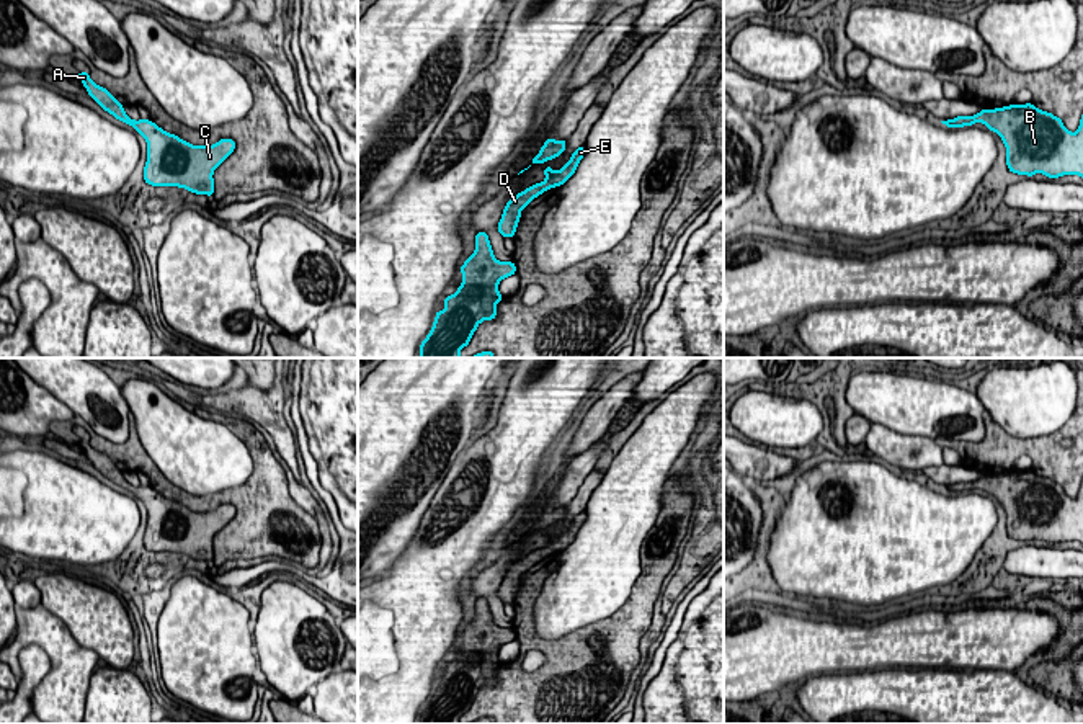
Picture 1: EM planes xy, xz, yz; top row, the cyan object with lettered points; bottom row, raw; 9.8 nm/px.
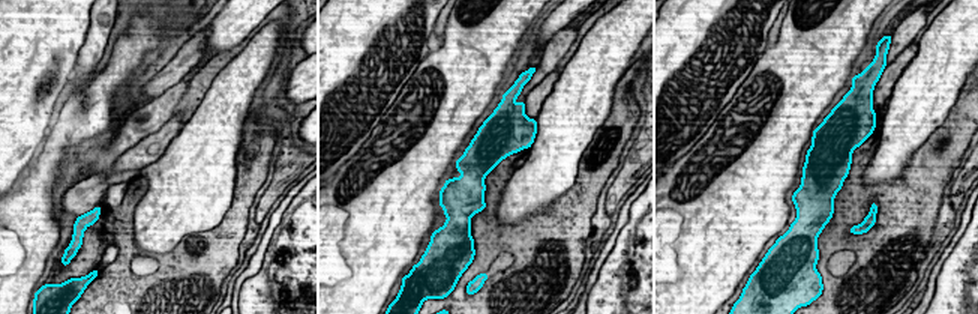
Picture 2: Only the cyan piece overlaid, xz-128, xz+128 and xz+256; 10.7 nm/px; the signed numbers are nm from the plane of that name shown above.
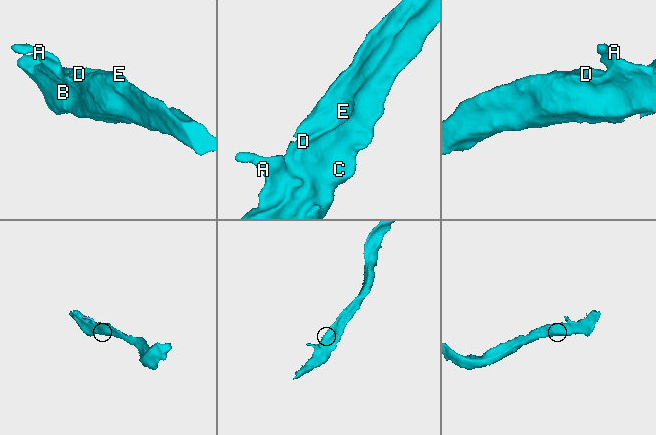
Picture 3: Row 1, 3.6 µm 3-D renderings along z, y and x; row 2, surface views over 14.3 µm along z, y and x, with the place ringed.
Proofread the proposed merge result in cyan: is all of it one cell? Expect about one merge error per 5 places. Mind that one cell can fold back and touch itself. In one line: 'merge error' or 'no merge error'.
no merge error

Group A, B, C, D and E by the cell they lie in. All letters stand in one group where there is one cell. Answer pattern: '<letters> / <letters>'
A B C D E

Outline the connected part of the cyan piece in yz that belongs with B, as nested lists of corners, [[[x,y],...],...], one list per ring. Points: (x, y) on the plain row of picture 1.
[[[1032,469],[983,474],[974,482],[941,489],[947,494],[982,489],[995,497],[1005,508],[1006,531],[1013,539],[1042,539],[1050,546],[1063,541],[1083,544],[1083,480],[1075,498],[1070,498],[1060,484],[1037,476]]]

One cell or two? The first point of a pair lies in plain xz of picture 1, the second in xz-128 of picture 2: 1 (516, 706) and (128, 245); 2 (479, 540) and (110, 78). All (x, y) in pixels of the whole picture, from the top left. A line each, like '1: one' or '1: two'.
1: one
2: one

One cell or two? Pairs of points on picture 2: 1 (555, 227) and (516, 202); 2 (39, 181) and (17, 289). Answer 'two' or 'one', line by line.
1: two
2: one

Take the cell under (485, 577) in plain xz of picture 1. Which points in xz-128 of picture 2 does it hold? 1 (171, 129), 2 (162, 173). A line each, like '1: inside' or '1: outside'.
1: inside
2: outside

